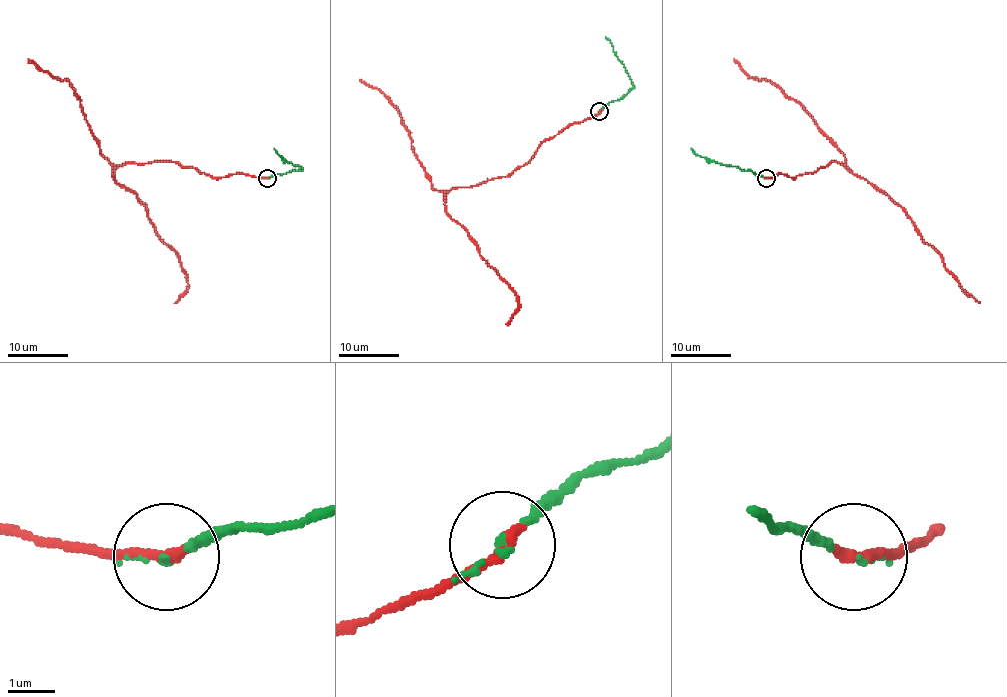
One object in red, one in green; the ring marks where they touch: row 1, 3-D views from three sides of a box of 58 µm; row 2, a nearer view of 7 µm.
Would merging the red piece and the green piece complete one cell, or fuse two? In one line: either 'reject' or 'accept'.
accept

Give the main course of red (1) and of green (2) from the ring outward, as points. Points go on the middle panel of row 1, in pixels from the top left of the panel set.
1: (599, 111), (546, 138), (505, 176), (446, 195), (444, 211), (517, 298), (507, 325)
2: (599, 111), (610, 102), (621, 99), (633, 87), (605, 37)

